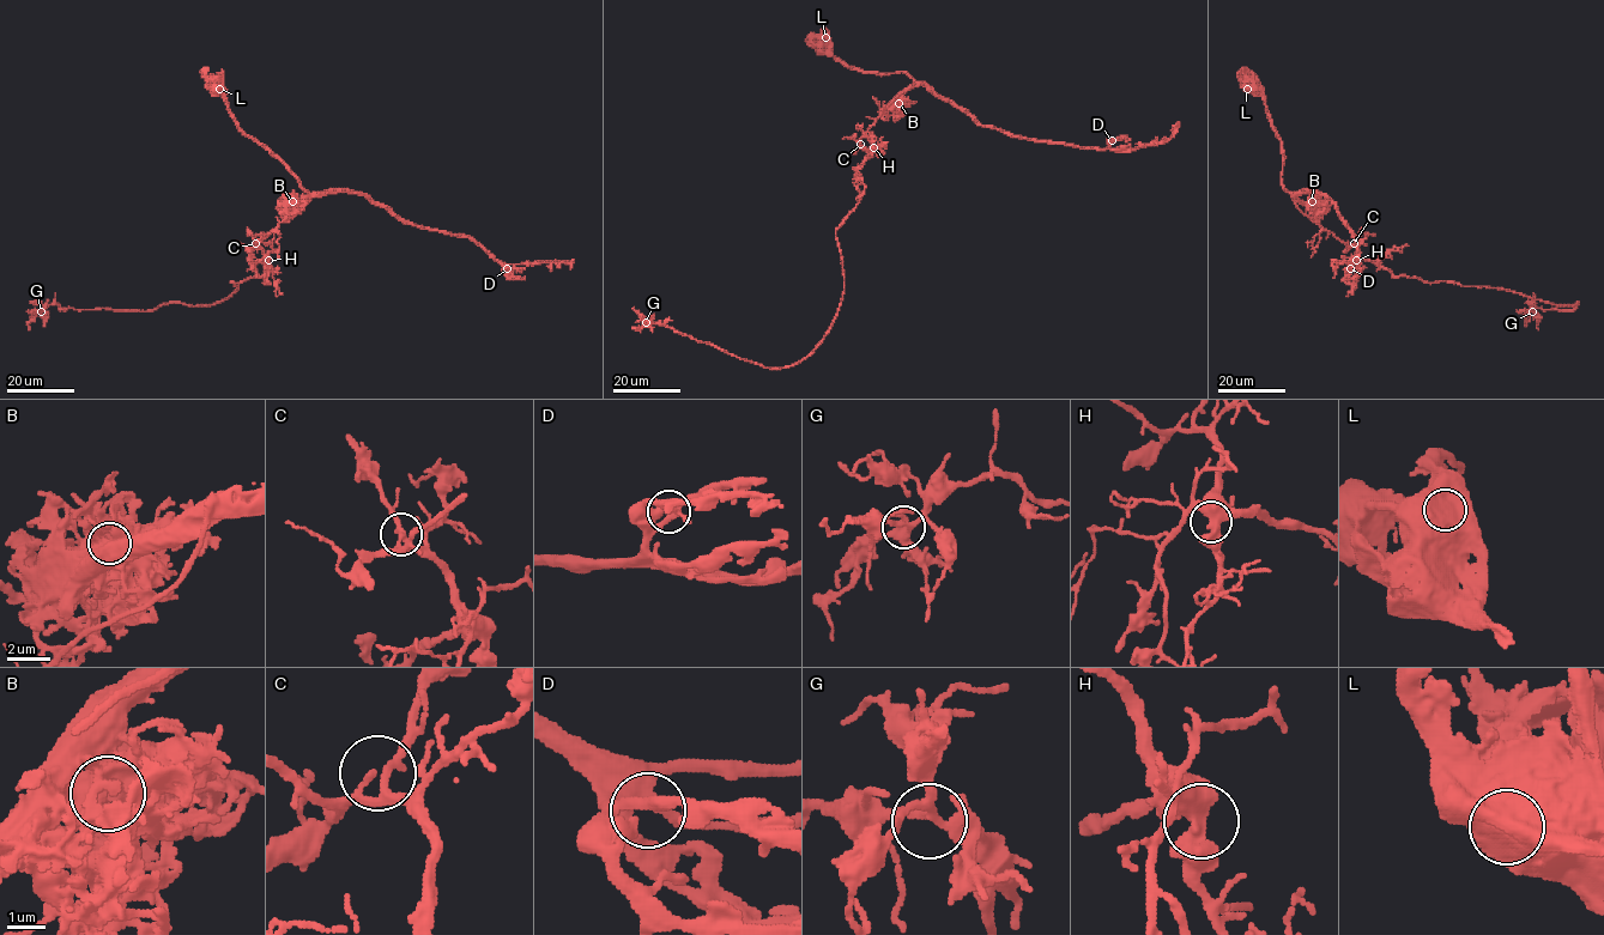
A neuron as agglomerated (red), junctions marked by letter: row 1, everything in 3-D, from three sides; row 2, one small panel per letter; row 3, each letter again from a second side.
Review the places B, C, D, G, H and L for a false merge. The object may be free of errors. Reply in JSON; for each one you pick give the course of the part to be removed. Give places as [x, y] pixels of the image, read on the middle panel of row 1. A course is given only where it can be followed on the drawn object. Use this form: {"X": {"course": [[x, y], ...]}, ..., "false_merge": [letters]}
{"L": {"course": [[825, 37], [847, 65], [914, 80], [860, 140], [873, 151], [836, 231], [831, 327], [772, 368], [634, 328]]}, "false_merge": ["L"]}

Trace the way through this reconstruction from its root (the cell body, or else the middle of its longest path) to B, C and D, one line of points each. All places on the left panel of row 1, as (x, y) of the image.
B: (262, 260), (267, 257), (254, 246), (307, 202), (292, 201)
C: (262, 260), (267, 257), (255, 243)
D: (262, 260), (267, 257), (254, 246), (309, 198), (331, 192), (361, 192), (415, 224), (471, 237), (507, 268)

